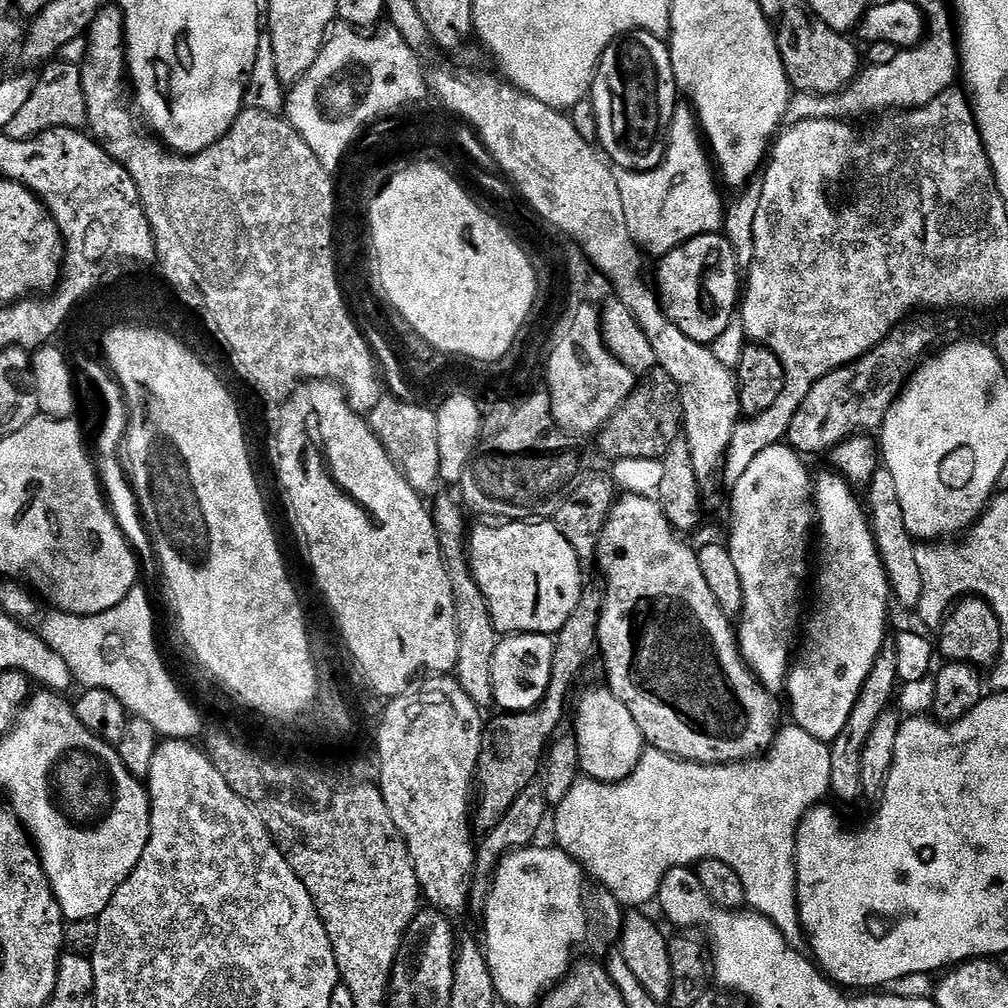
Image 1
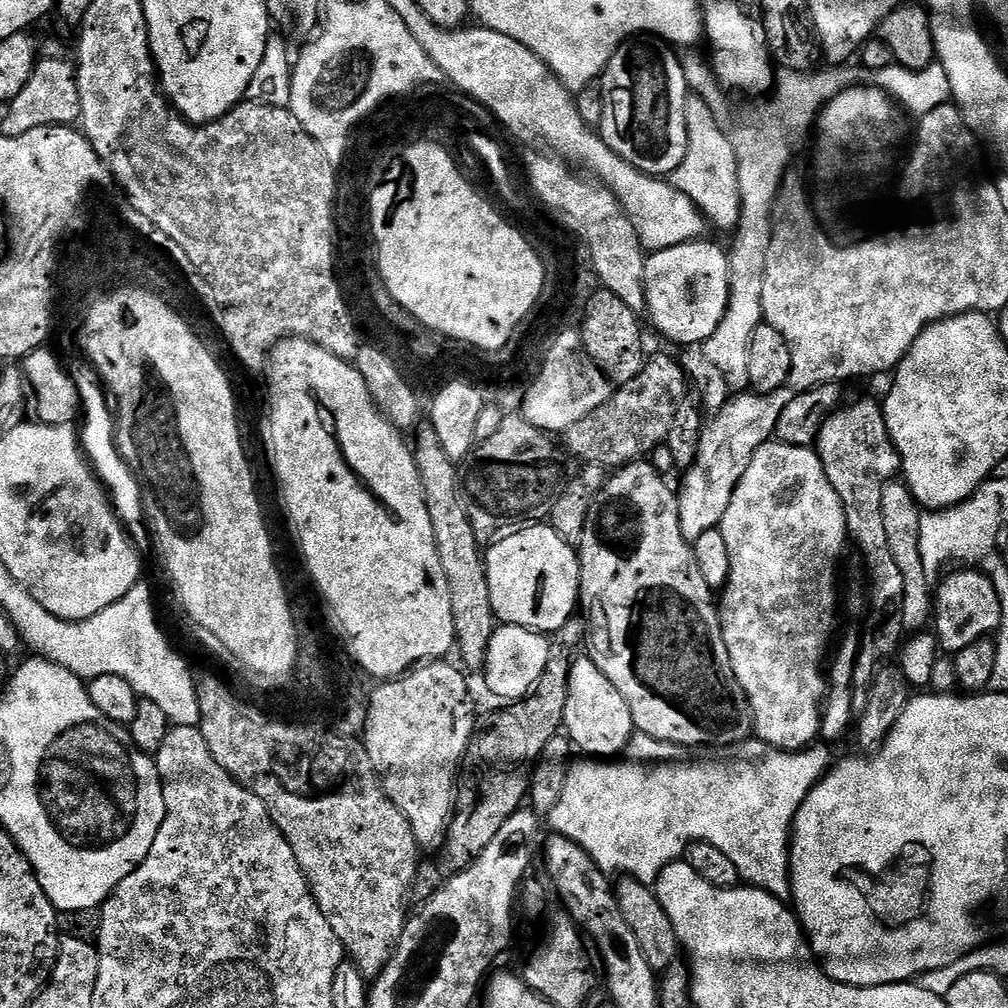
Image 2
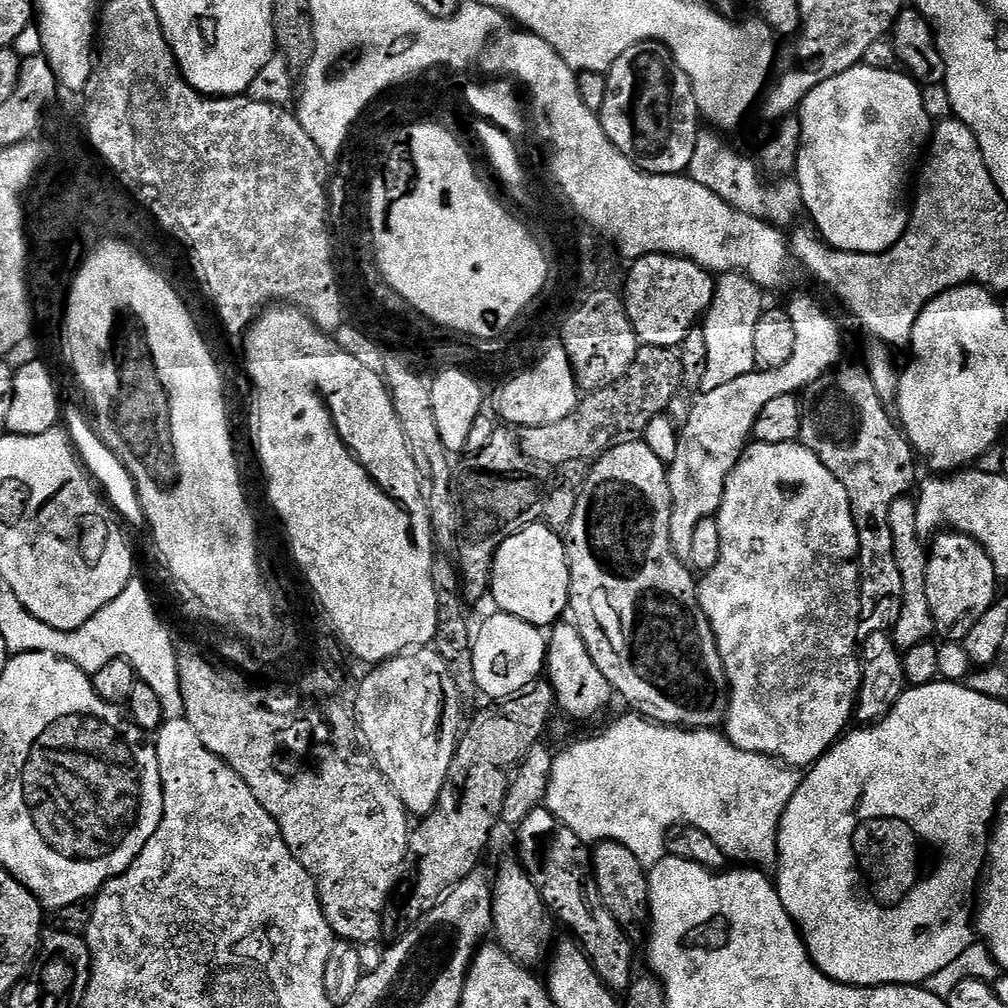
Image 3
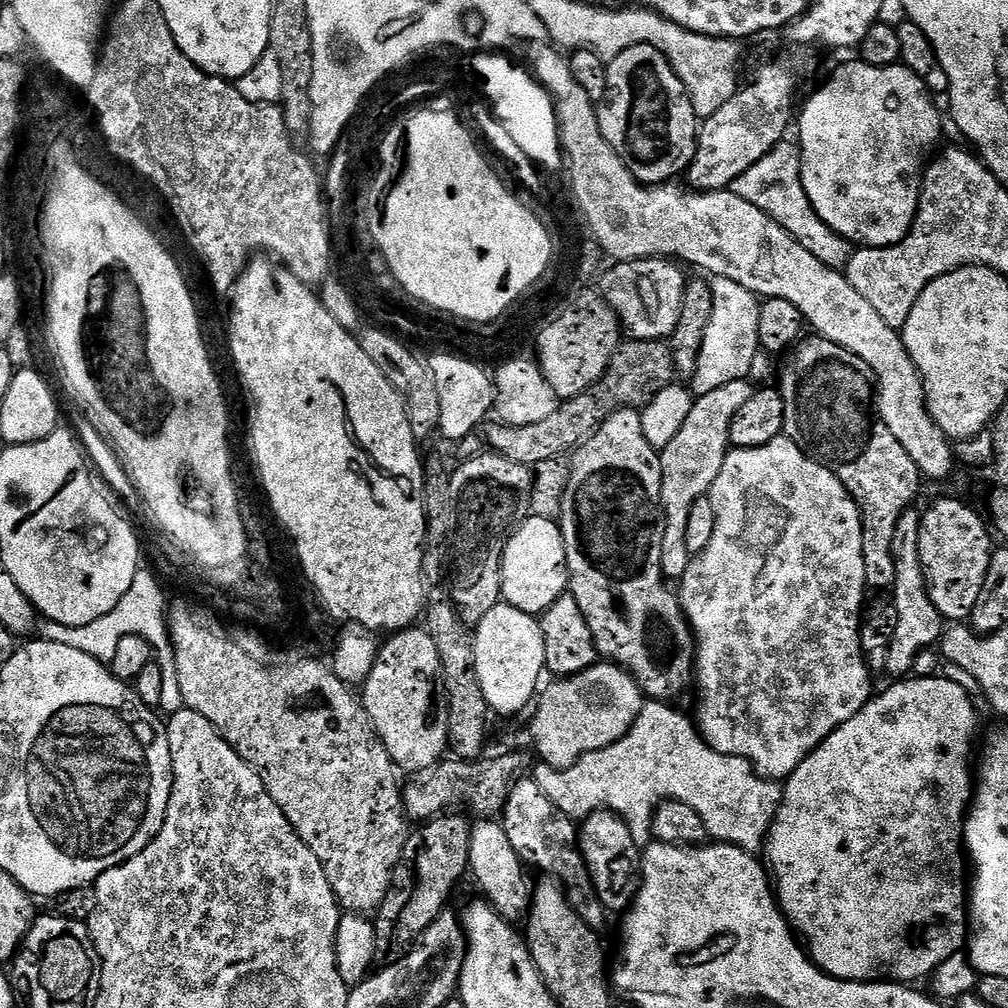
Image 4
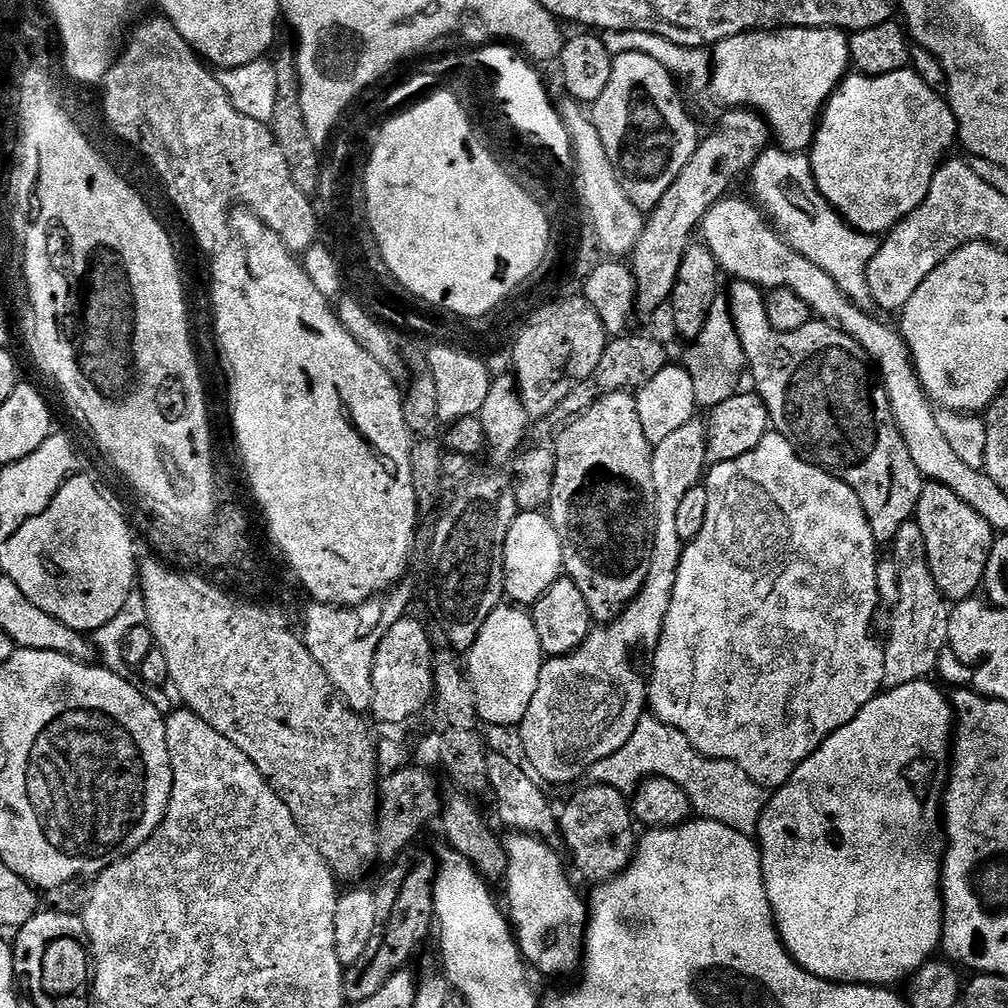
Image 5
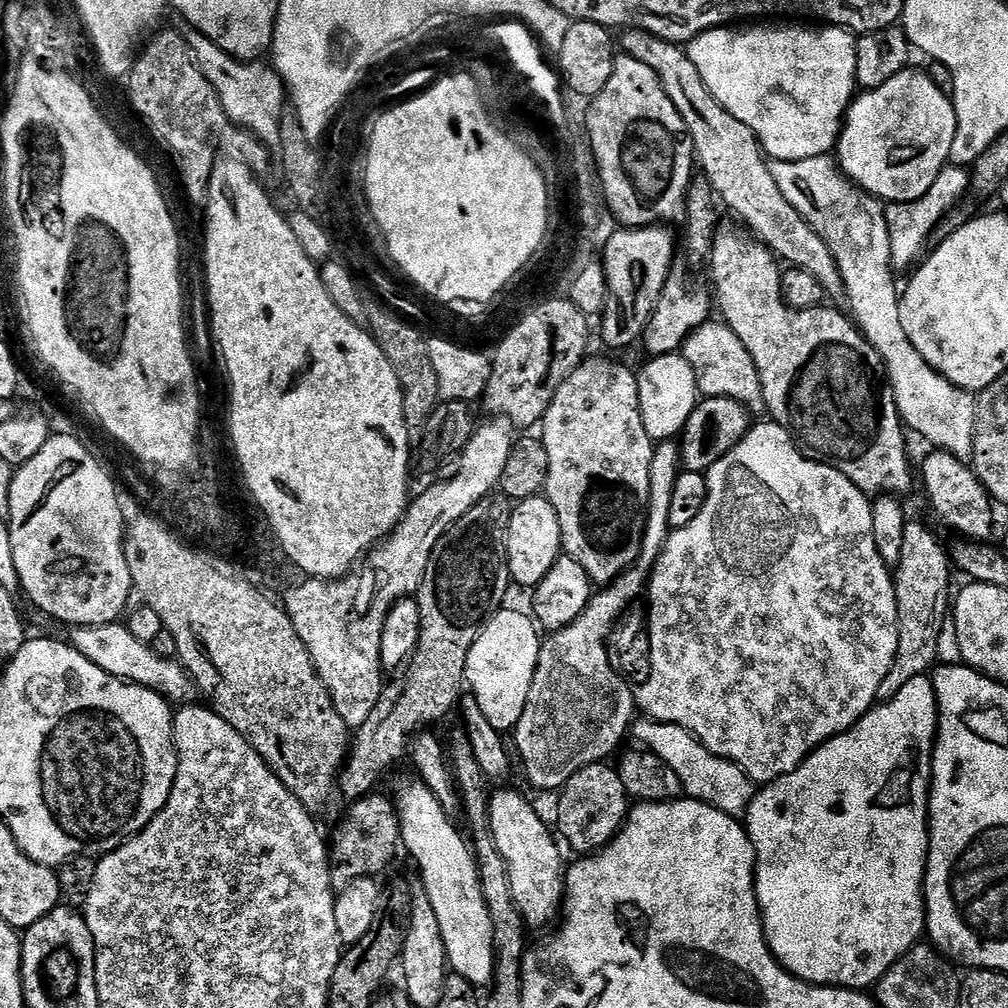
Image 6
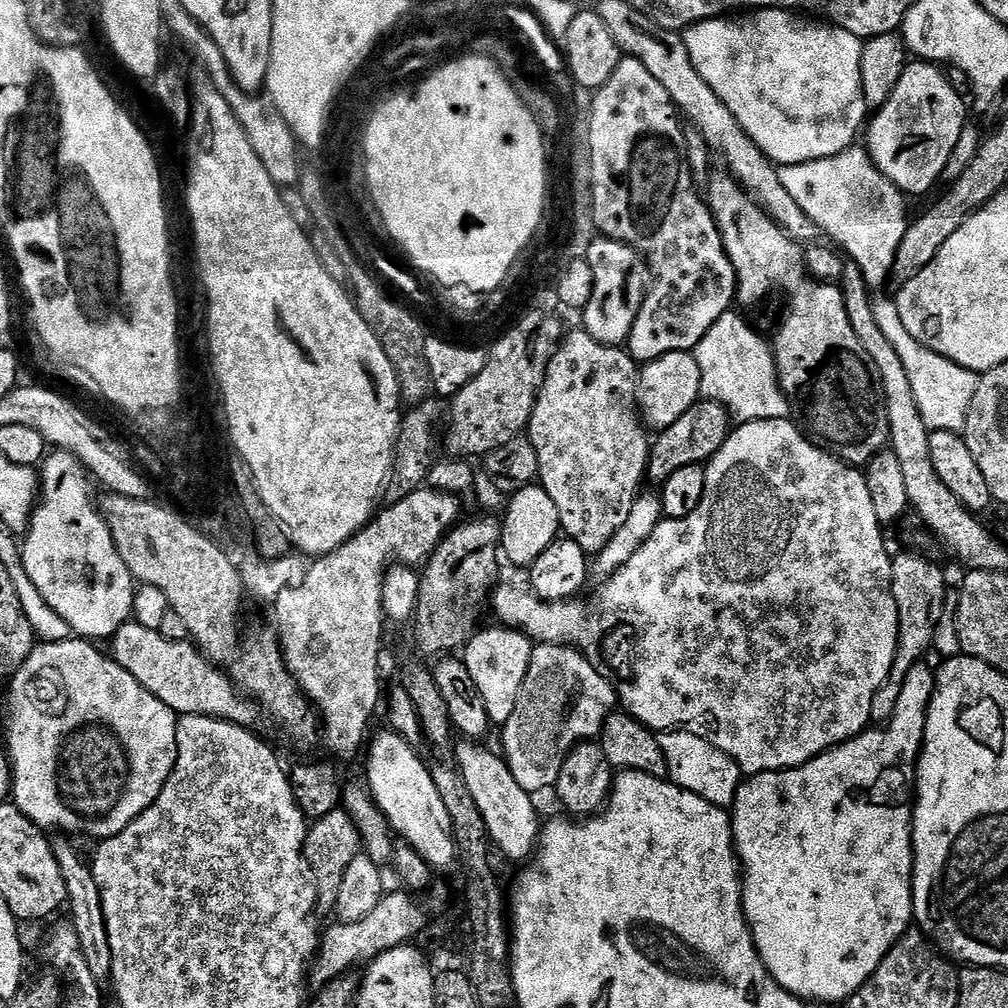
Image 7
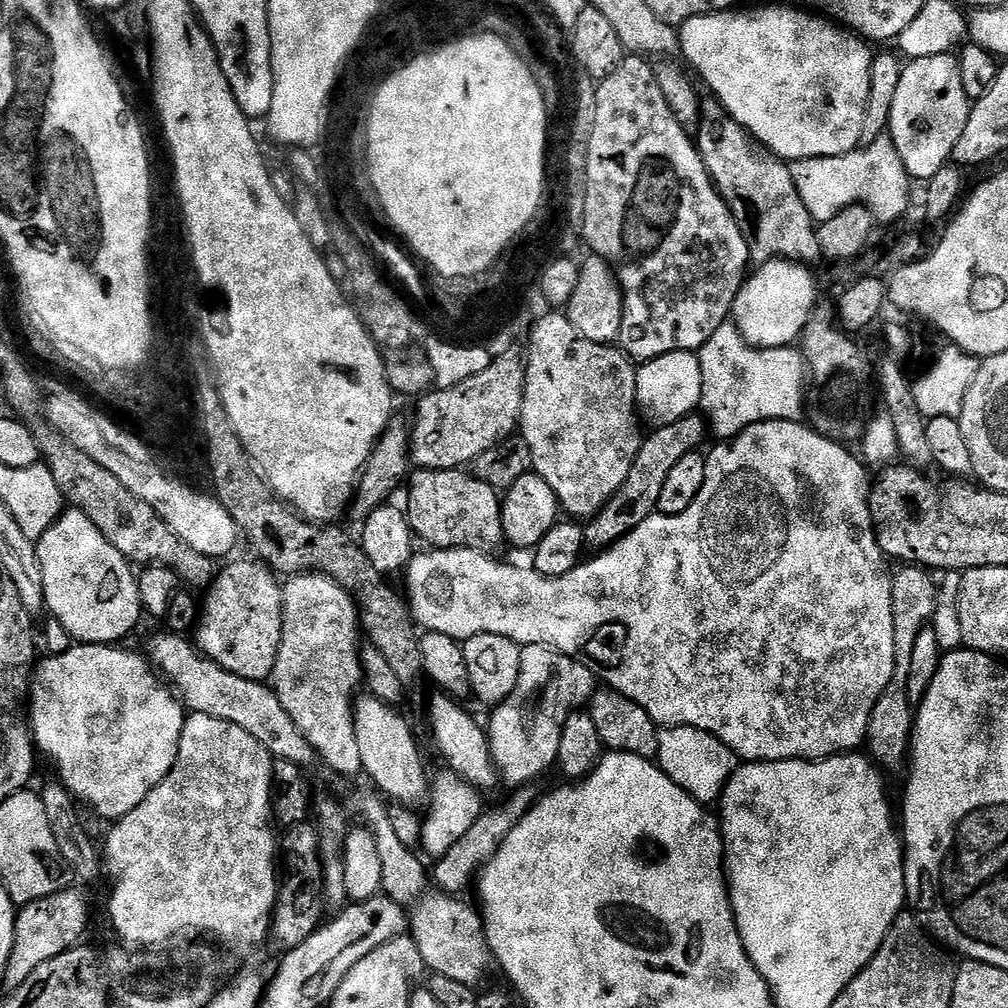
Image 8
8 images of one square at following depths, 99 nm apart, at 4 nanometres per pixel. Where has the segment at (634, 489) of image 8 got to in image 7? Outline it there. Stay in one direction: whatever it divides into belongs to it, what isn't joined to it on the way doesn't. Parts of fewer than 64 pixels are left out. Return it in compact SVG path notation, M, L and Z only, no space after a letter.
M703 398L697 400L694 406L690 406L690 410L686 410L686 414L682 414L682 418L678 418L678 422L663 429L657 435L660 437L651 441L647 475L663 478L682 470L682 466L707 465L712 456L722 450L729 431L730 417L727 409L716 401Z

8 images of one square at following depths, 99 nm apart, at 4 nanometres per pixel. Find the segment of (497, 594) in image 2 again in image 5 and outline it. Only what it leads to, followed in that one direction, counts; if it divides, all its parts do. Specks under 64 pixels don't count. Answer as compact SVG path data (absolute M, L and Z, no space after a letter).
M543 511L520 512L514 518L504 543L504 591L507 599L520 606L531 606L546 594L546 590L550 590L563 572L562 542L551 520Z

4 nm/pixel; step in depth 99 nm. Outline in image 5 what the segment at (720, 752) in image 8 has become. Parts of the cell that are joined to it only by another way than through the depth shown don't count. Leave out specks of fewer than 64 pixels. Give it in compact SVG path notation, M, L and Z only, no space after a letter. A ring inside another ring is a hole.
M646 714L638 722L630 742L610 758L602 758L590 769L590 776L597 784L609 784L625 794L637 789L645 779L661 776L676 782L689 795L692 807L705 820L722 822L742 834L752 836L759 829L766 803L765 789L756 784L734 762L715 760L703 756L674 726ZM700 811L700 812L699 812Z

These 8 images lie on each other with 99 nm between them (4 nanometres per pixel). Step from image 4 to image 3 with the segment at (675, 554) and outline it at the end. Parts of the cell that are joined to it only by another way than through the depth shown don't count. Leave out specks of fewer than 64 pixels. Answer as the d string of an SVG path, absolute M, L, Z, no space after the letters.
M796 296L787 302L786 309L796 333L794 354L790 360L781 368L757 370L742 380L697 396L689 420L679 431L678 454L674 454L674 462L667 465L667 470L672 495L670 542L682 561L690 561L698 522L719 513L728 475L753 439L752 431L762 408L774 398L803 393L808 385L829 375L841 363L844 336L835 318L827 316L814 297Z

